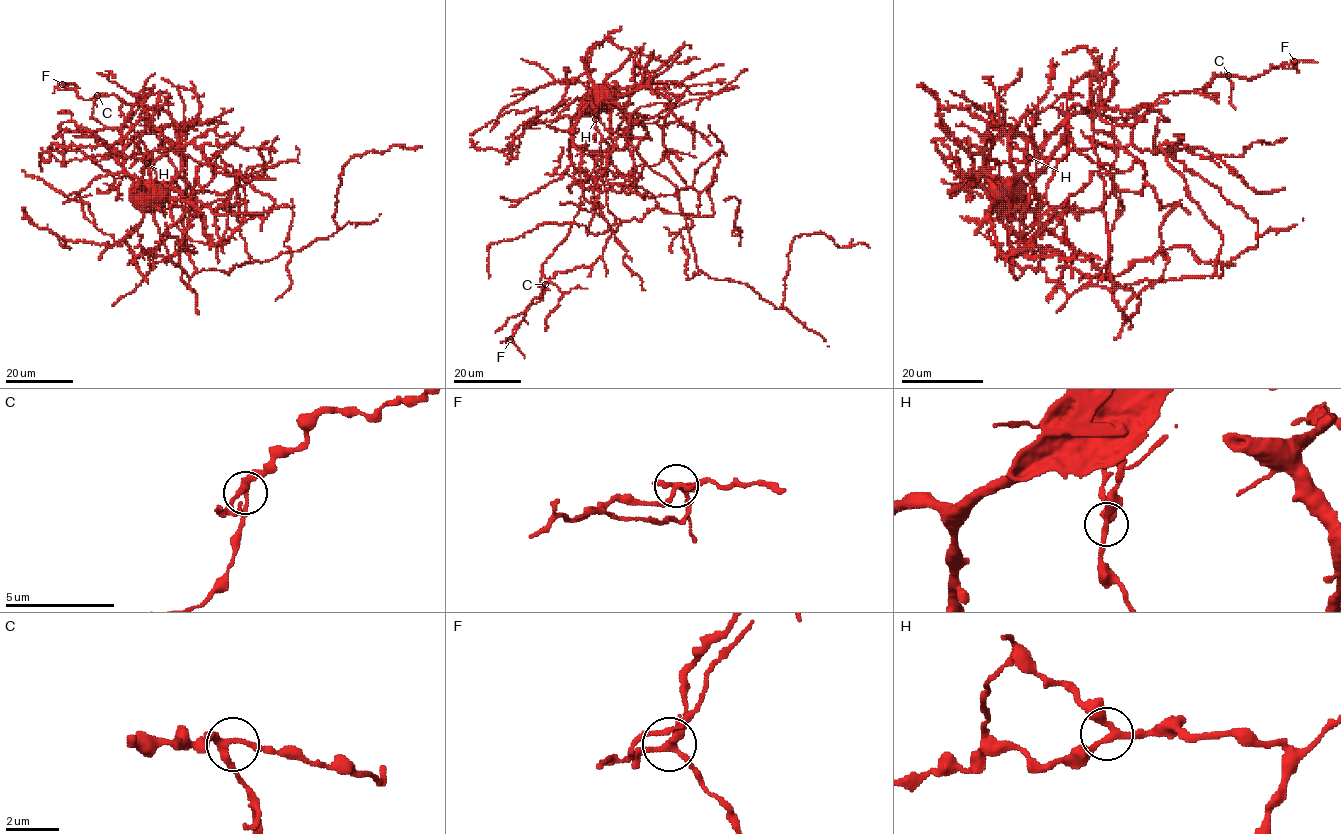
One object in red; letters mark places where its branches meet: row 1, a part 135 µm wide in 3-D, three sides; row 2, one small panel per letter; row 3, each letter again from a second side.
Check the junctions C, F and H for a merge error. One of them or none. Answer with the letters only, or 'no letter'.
F

